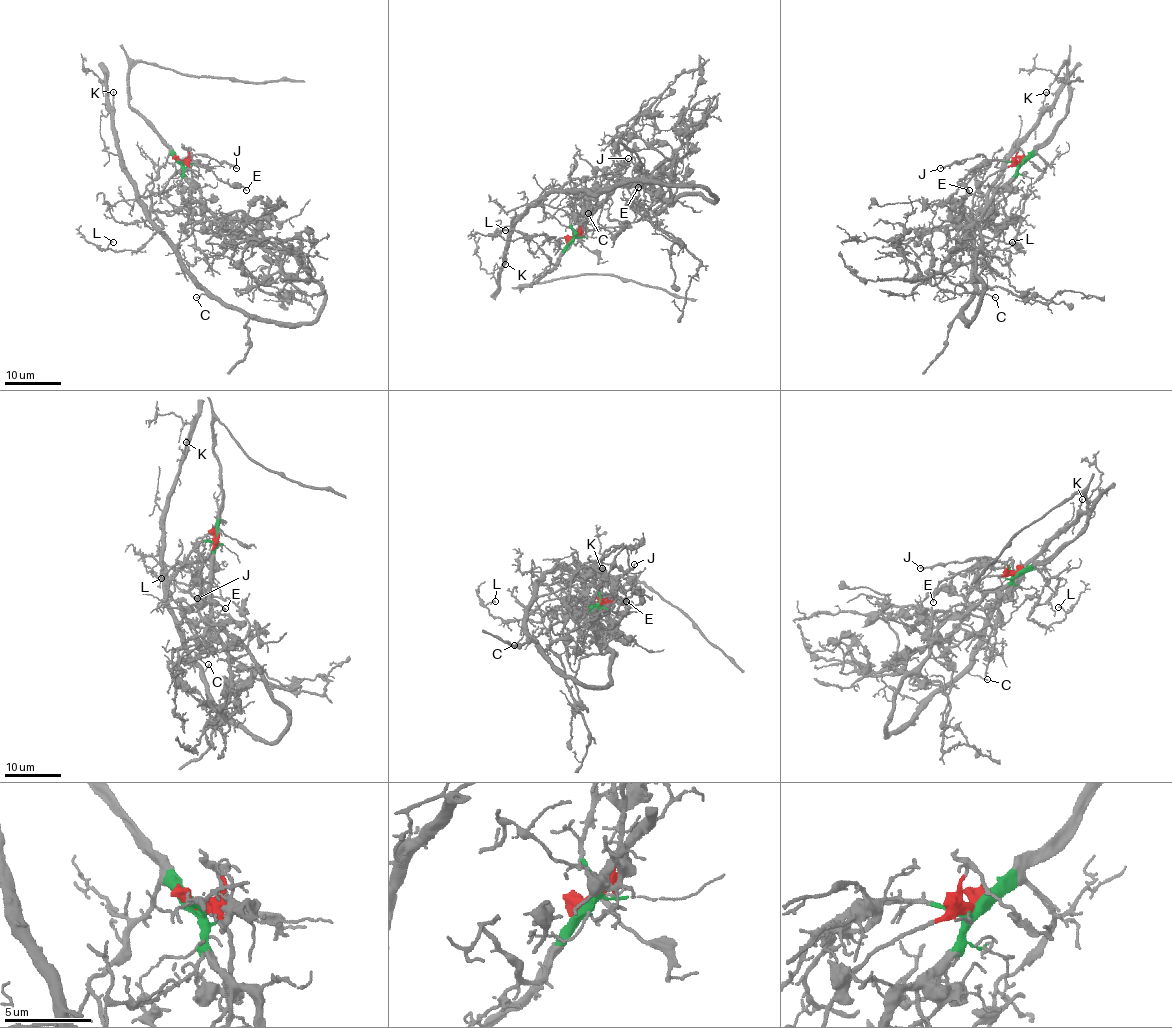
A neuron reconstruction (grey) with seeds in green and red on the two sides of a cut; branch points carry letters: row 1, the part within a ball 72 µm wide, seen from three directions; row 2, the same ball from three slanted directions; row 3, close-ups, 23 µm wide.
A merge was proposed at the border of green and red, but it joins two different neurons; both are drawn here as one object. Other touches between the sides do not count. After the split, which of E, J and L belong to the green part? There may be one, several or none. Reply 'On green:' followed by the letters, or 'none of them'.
On green: J, L

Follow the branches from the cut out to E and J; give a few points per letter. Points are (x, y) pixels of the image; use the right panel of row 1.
E: (1021, 162), (980, 181), (985, 169), (973, 167), (958, 183), (969, 190)
J: (1021, 162), (1017, 164), (989, 160), (976, 155), (940, 169)

